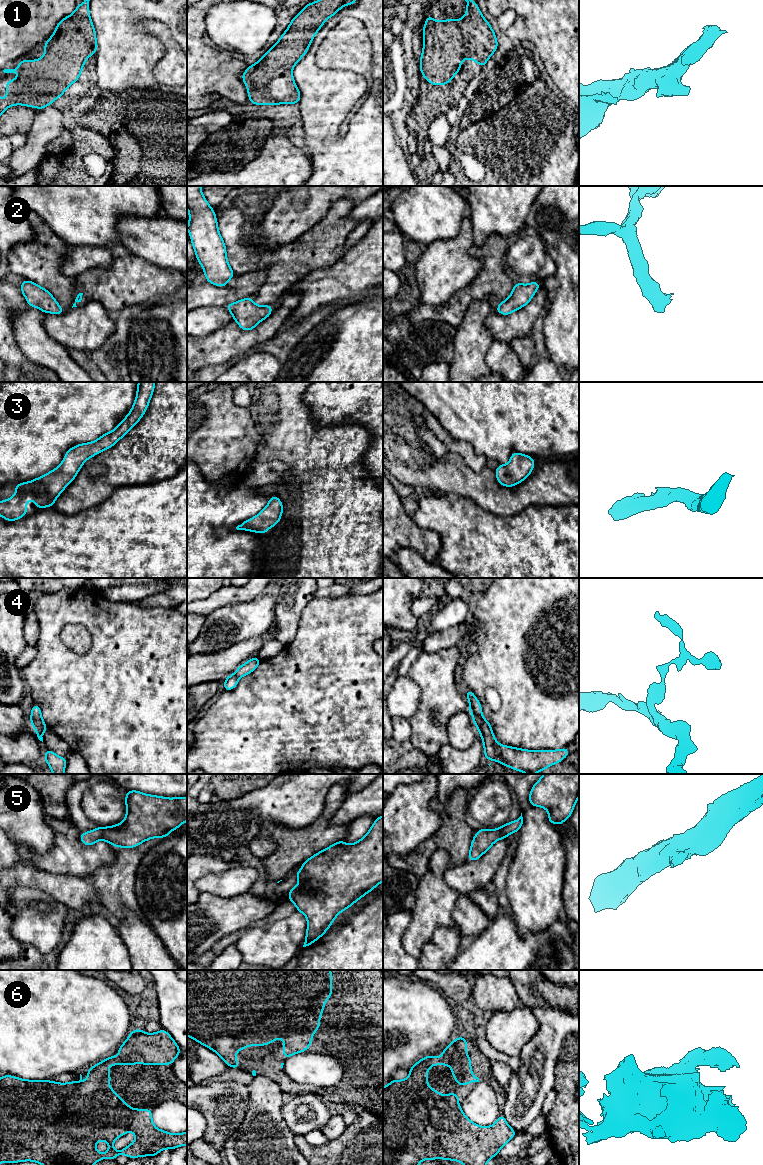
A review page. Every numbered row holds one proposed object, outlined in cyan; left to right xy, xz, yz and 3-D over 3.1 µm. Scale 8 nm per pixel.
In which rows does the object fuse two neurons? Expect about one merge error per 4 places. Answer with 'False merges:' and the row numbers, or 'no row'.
False merges: no row

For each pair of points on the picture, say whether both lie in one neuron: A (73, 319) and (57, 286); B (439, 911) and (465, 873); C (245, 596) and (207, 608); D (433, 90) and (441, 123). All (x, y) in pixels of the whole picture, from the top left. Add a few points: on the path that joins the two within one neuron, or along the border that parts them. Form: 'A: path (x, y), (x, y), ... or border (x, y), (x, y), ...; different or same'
A: border (71, 307), (66, 311); different
B: border (449, 866), (444, 874), (444, 880), (458, 893); different
C: path (236, 597), (221, 597), (216, 600); same
D: border (432, 120), (428, 128), (427, 137); different

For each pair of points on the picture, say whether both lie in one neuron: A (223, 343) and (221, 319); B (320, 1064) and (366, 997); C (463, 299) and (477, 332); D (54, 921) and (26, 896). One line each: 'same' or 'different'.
A: different
B: different
C: different
D: same

